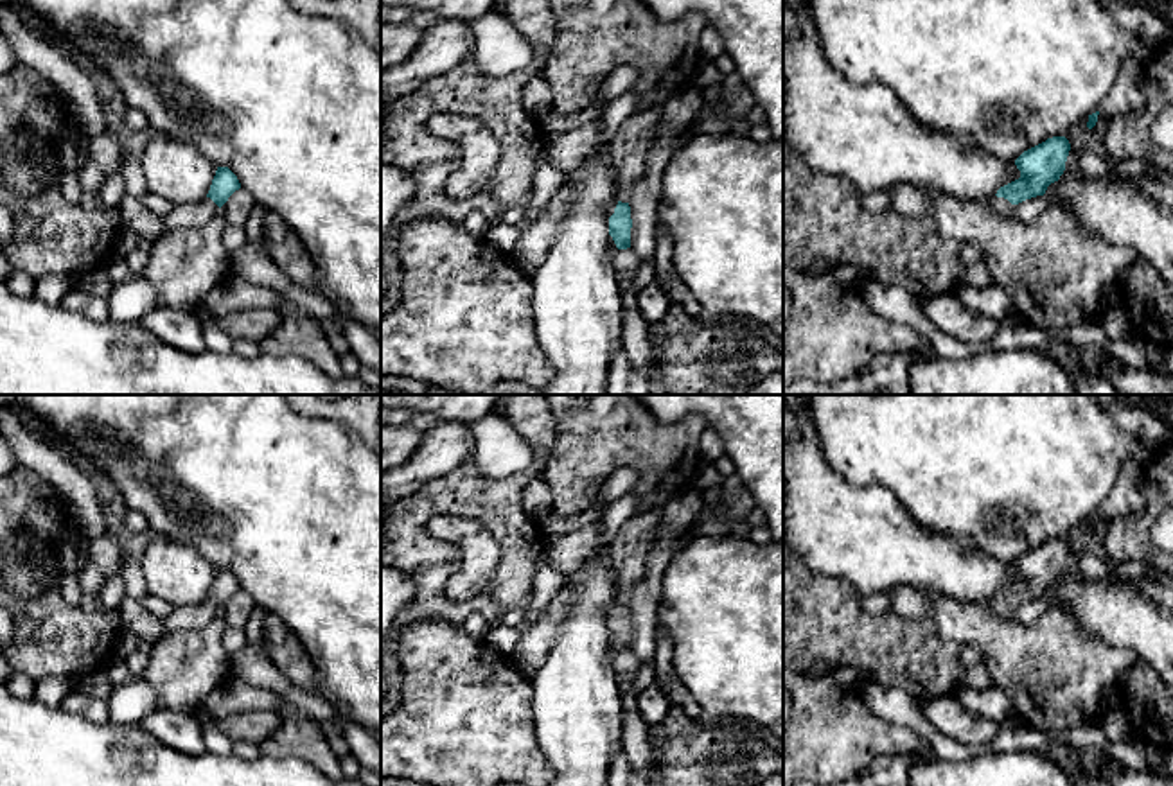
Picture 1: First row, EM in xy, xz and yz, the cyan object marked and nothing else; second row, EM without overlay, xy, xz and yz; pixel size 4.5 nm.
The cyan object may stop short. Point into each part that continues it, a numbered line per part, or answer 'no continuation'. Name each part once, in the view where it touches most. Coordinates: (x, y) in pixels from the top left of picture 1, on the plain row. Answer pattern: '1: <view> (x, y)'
1: yz (999, 609)

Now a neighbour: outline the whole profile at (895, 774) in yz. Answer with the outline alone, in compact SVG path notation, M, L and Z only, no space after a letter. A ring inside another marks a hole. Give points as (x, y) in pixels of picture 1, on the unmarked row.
M900 752L900 754L880 755L859 775L853 775L851 779L833 786L909 786L909 768L914 763L927 763L927 759L920 759L918 752Z

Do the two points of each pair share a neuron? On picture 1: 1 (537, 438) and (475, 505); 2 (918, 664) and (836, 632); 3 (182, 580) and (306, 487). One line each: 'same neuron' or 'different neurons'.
1: same neuron
2: same neuron
3: different neurons

